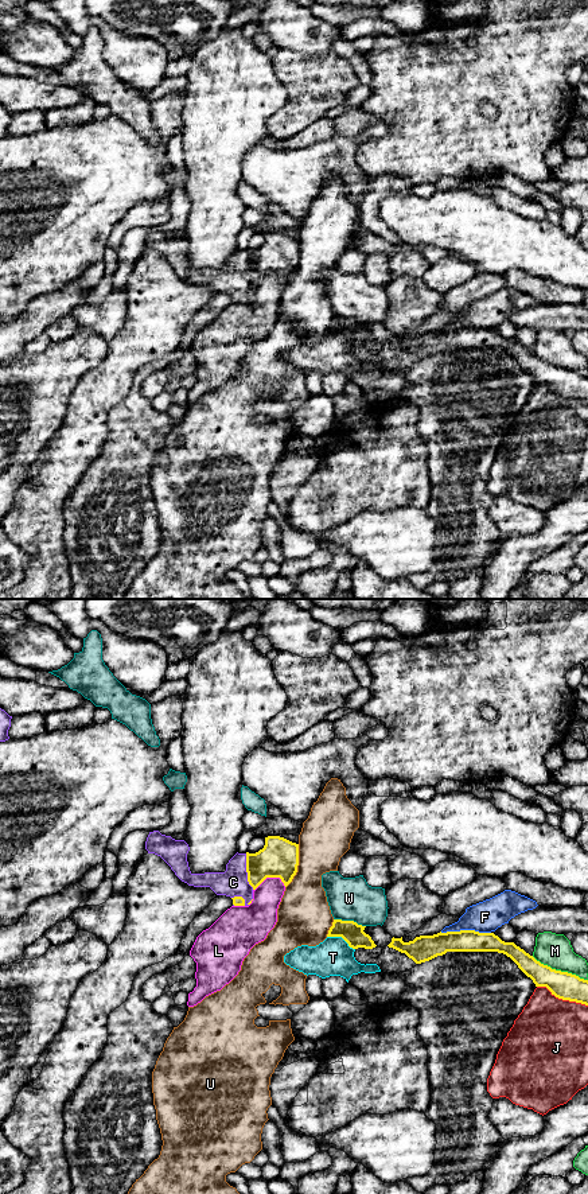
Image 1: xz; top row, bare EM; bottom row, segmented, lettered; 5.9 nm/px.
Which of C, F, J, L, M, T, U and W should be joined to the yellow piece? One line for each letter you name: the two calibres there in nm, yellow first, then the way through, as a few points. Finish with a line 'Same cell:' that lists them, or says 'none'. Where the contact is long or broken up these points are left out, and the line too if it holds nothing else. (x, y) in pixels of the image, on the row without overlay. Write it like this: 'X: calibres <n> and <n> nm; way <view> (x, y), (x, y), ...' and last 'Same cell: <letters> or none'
C: calibres 240 and 170 nm
Same cell: C

